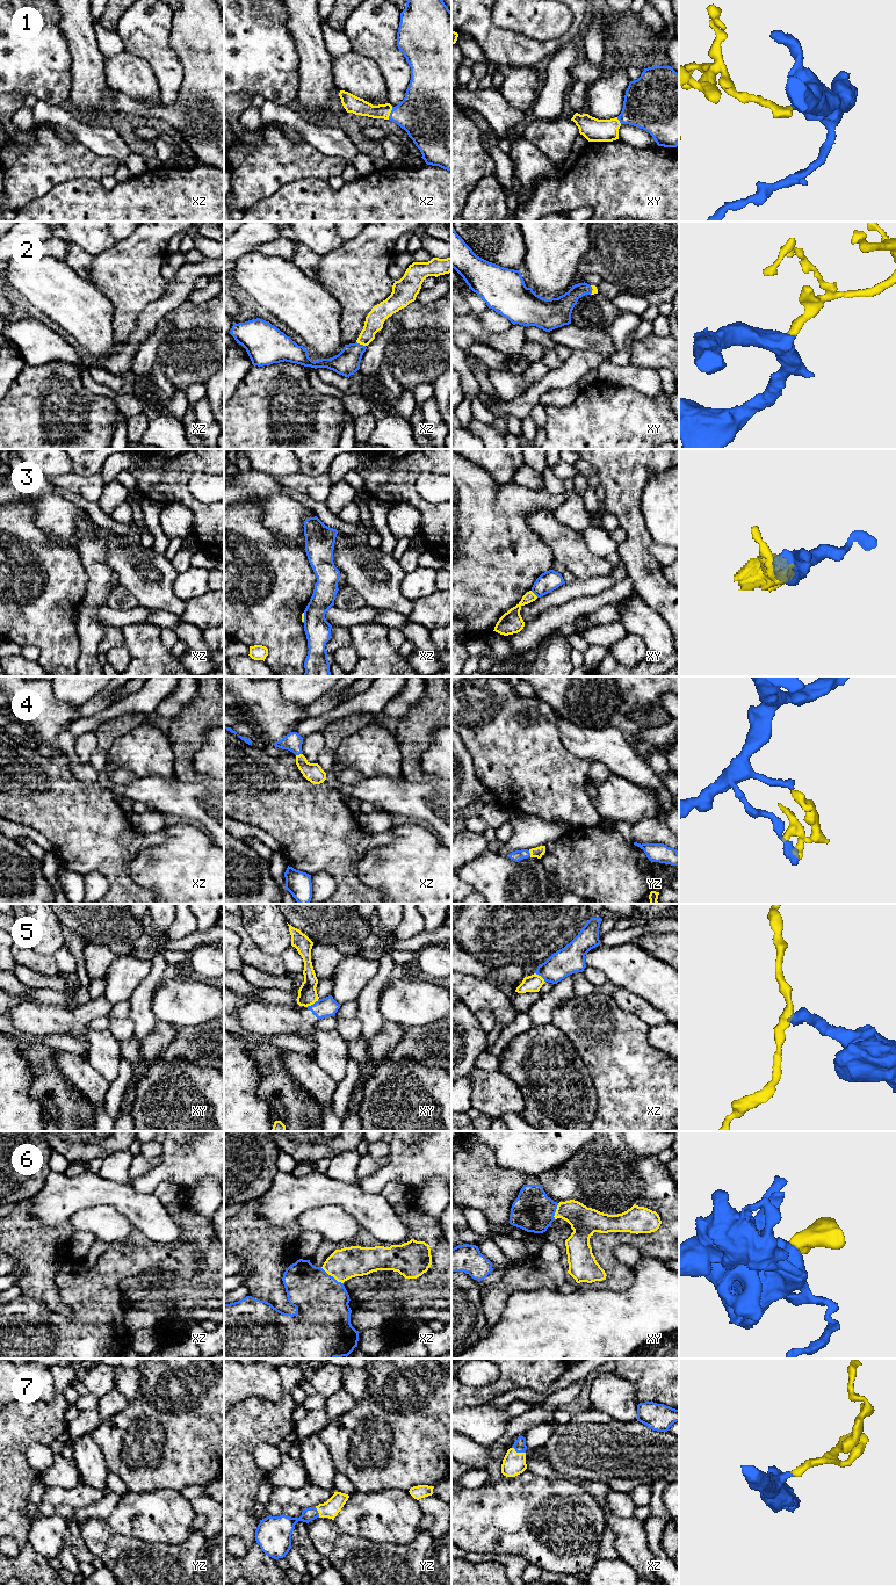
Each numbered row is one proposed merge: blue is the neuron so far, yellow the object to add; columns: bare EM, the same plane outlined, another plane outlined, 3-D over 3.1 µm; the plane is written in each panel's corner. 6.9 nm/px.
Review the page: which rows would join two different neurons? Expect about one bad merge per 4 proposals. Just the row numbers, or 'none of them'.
3, 5

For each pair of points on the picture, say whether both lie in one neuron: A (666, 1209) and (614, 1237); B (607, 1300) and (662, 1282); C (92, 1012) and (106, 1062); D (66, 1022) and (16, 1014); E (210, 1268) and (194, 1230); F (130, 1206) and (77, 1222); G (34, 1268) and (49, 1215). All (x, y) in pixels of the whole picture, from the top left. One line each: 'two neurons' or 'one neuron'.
A: one neuron
B: one neuron
C: two neurons
D: one neuron
E: one neuron
F: two neurons
G: two neurons

